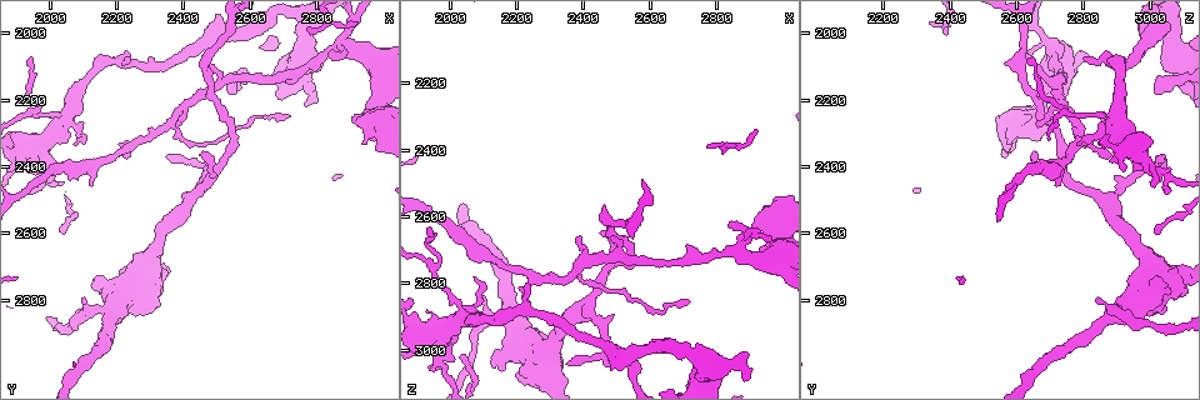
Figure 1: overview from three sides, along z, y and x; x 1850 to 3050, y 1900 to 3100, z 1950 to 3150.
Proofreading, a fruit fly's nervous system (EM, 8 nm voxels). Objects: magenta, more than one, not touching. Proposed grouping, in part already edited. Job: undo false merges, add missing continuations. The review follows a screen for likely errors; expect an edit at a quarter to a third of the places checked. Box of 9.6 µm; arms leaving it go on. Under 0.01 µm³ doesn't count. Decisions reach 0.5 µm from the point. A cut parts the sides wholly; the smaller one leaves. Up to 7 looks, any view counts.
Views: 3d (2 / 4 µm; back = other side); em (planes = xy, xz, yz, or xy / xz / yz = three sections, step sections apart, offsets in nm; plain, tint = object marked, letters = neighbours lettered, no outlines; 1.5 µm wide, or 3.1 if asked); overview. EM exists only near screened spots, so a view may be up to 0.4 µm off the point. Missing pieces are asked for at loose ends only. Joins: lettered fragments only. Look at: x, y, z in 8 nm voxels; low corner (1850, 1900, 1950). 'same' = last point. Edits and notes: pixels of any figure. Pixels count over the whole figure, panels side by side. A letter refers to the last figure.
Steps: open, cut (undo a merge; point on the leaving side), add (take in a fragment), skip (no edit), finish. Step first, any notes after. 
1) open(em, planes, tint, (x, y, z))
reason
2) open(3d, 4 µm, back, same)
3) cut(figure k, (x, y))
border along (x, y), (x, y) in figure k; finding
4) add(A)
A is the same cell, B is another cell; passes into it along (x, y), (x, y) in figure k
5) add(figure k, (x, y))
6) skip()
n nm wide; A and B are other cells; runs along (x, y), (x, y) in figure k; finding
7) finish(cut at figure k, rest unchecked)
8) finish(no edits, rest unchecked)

open(3d, 2 µm, (2350, 2380, 3050))
tapers out

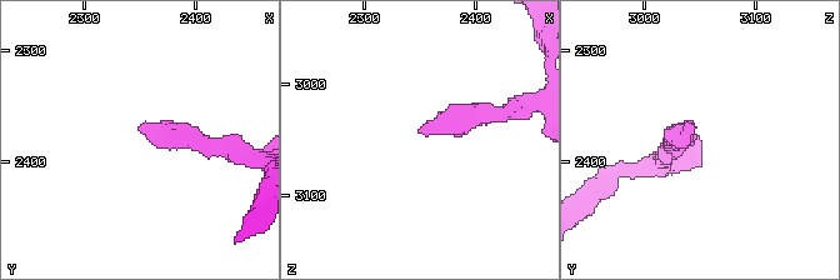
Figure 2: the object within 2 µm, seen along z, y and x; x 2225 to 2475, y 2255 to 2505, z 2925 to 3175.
open(em, xz, step 4, letters, (2354, 2372, 3046))
now the EM

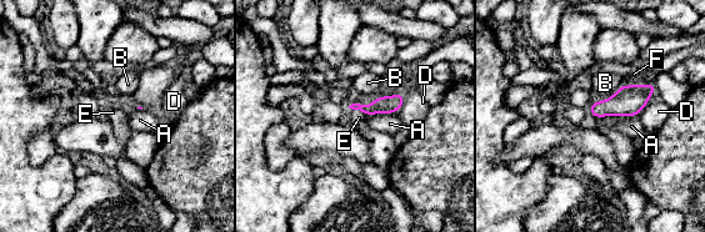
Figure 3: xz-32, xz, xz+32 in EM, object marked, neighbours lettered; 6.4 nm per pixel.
add(E)
D touches over 200 nm; E is the same cell, A, B, D and F are other cells; it goes on there

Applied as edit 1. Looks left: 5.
open(overview)

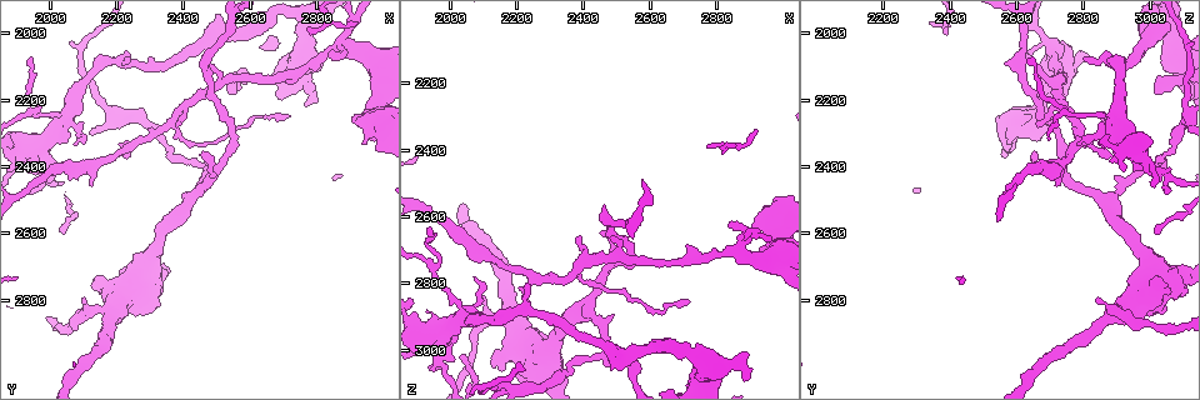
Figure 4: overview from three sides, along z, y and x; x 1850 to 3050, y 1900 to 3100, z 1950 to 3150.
open(3d, 4 µm, (1930, 2080, 2630))
branch stops here

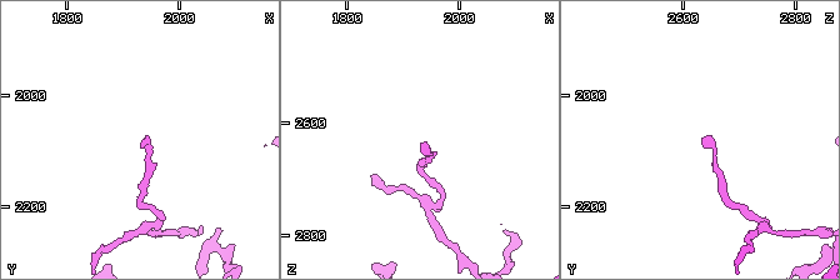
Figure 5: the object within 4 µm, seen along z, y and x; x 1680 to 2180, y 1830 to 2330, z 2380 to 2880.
open(em, yz, step 4, letters, (1935, 2085, 2635))
shape alone is not enough

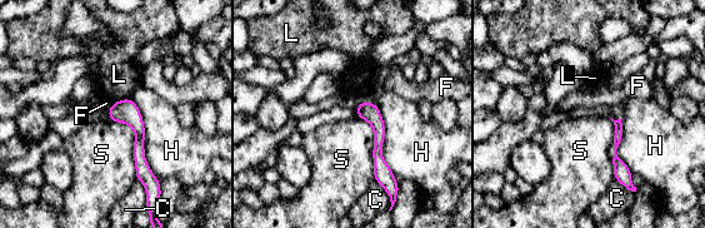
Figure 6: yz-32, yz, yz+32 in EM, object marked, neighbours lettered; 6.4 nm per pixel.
skip()
C, F, H, L and S are other cells; no lettered fragment goes on from it

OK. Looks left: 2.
finish(add at figure 3, rest unchecked)

